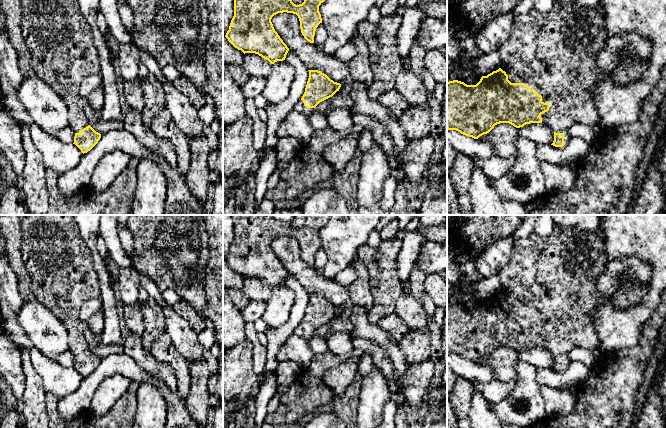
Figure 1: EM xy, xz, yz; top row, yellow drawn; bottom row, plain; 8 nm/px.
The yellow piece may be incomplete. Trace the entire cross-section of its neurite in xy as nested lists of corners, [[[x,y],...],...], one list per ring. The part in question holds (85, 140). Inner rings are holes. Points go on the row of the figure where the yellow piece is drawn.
[[[20,0],[24,39],[31,54],[31,66],[36,76],[48,84],[65,102],[69,126],[75,133],[74,143],[87,153],[100,140],[101,134],[90,125],[80,95],[82,80],[100,73],[100,60],[94,46],[92,30],[82,15],[76,0]]]

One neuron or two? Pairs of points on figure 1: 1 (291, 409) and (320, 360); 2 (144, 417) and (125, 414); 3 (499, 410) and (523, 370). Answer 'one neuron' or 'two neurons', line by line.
1: one neuron
2: two neurons
3: one neuron

